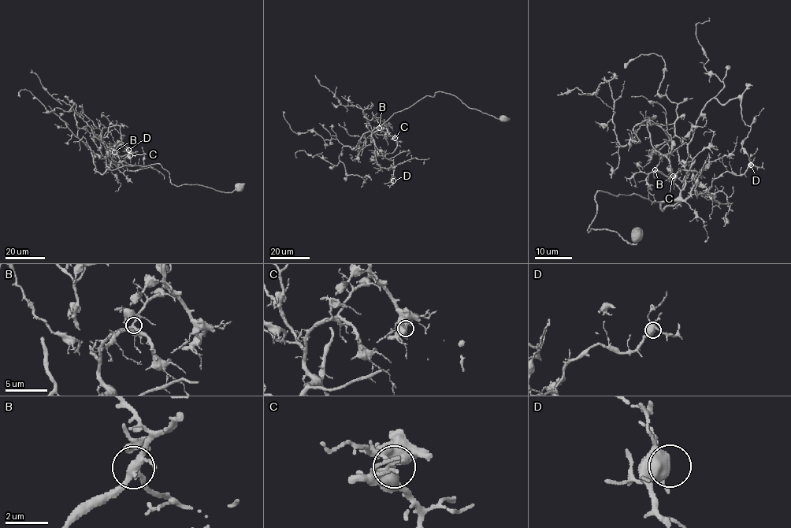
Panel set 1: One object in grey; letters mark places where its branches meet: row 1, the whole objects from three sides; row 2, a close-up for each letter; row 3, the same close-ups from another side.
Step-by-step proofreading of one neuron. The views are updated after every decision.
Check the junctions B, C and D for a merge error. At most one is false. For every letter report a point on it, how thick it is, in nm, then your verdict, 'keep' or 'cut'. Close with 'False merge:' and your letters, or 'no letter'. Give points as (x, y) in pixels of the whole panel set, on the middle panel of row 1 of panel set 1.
B: place (379, 128); calibre 300 nm; keep
C: place (395, 138); calibre 400 nm; cut
D: place (393, 180); calibre 400 nm; keep
False merge: C

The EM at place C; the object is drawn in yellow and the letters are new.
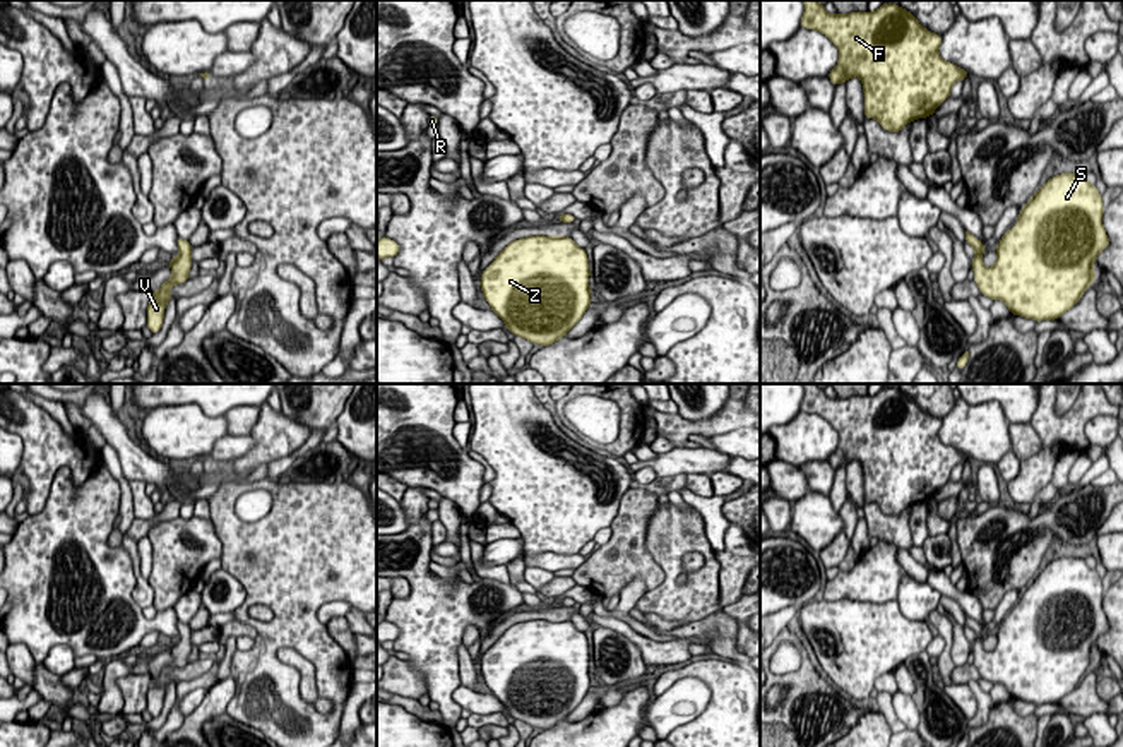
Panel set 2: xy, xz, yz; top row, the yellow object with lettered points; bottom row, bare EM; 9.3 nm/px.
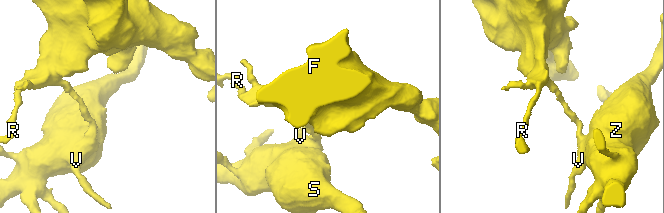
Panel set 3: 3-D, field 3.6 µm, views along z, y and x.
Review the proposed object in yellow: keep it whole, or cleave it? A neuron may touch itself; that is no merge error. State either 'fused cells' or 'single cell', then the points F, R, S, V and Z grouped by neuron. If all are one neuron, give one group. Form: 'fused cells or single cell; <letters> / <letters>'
fused cells; F R / S V Z

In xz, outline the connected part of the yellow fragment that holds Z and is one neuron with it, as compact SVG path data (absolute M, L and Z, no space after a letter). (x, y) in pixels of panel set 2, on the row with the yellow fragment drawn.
M570 236L510 242L481 274L483 298L514 336L551 346L591 307L589 259Z

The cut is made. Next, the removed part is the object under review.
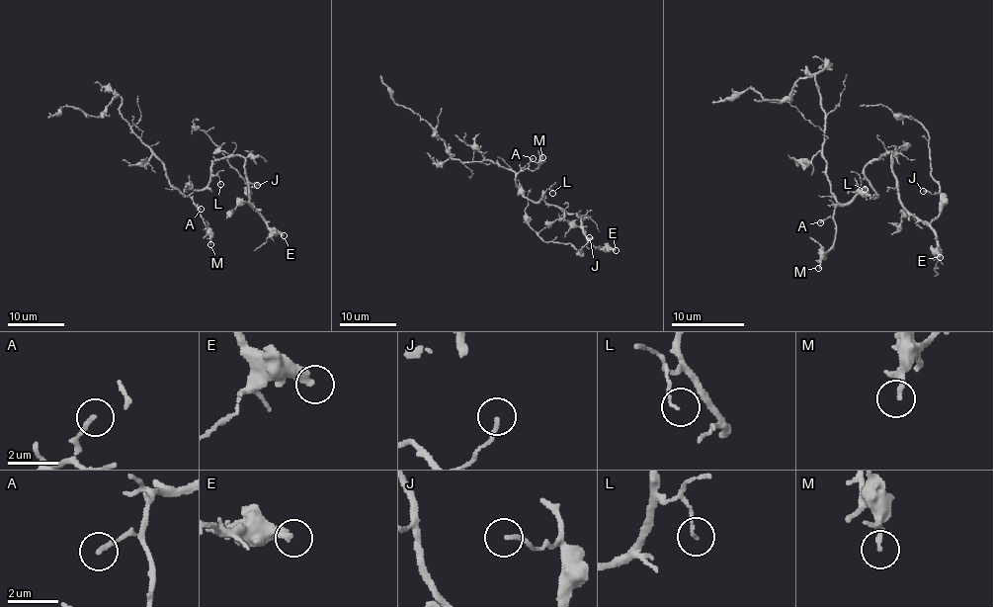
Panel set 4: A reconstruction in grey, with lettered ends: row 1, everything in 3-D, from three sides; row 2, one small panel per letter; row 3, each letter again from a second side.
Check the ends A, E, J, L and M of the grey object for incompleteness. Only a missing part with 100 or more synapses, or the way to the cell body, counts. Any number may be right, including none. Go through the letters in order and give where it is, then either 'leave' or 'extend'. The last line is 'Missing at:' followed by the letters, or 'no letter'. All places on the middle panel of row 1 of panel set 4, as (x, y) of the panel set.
A: place (533, 158); leave
E: place (616, 250); extend
J: place (589, 237); leave
L: place (552, 193); leave
M: place (542, 157); leave
Missing at: E

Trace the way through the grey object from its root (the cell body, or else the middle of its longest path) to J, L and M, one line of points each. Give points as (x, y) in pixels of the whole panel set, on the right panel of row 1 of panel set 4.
J: (877, 193), (865, 169), (890, 152), (899, 202), (930, 222), (940, 213), (940, 197), (923, 191)
L: (877, 193), (861, 178), (861, 187), (865, 189)
M: (877, 193), (875, 197), (855, 195), (848, 202), (837, 206), (833, 216), (833, 247), (820, 260), (818, 268)

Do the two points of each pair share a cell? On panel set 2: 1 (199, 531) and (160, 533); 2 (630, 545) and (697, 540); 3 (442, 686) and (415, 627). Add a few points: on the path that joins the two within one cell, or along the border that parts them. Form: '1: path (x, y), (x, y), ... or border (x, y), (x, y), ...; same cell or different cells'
1: path (189, 531), (170, 533); same cell
2: border (656, 506), (647, 525), (646, 550), (663, 569); different cells
3: path (440, 672), (428, 641); same cell

